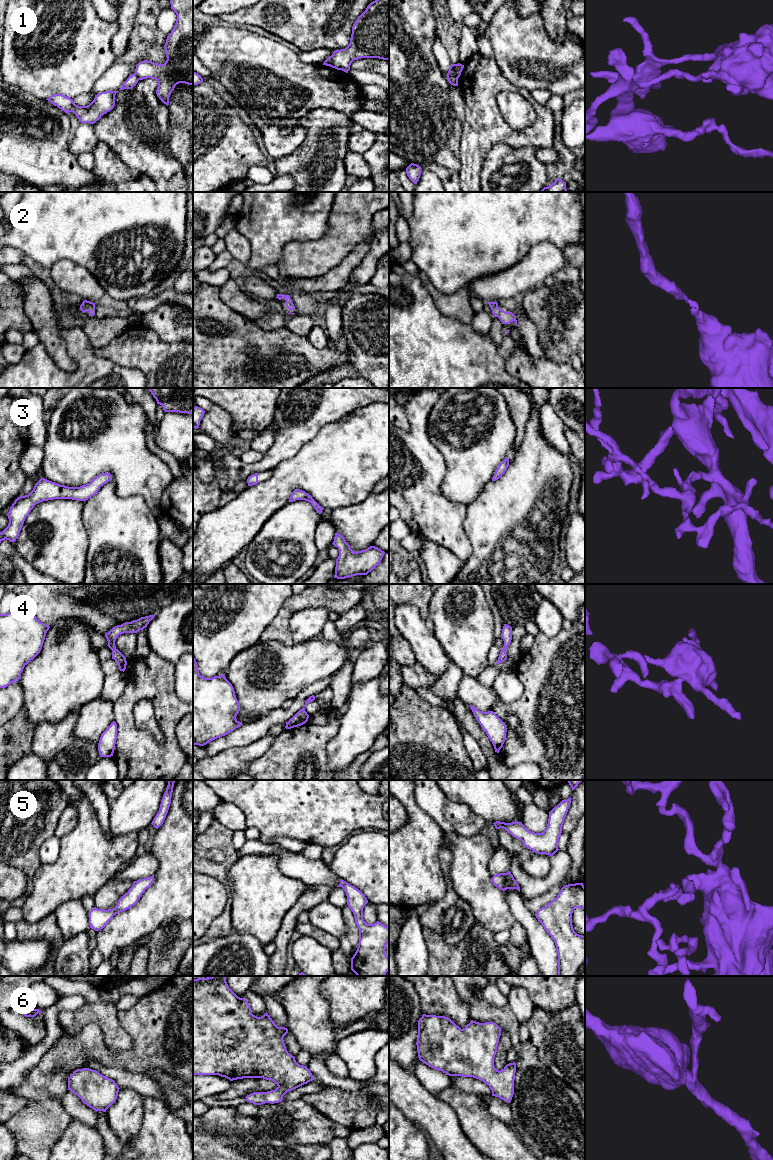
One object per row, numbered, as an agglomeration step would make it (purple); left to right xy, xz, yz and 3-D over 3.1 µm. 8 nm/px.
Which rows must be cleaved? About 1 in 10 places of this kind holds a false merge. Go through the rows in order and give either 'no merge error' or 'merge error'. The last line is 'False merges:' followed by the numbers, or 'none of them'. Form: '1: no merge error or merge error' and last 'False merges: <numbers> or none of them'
1: merge error
2: no merge error
3: no merge error
4: no merge error
5: no merge error
6: no merge error
False merges: 1

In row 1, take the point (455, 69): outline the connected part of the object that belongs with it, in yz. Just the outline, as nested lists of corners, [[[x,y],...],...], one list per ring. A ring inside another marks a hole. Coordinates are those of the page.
[[[458,63],[458,64],[451,64],[449,71],[447,73],[446,76],[456,76],[456,77],[460,77],[461,72],[464,68],[464,65]]]

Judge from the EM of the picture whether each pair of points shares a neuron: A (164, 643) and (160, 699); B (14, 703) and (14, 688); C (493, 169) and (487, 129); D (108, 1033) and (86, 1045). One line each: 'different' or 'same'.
A: different
B: same
C: different
D: different

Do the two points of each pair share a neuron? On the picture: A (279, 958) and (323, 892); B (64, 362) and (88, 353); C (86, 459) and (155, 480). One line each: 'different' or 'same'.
A: same
B: different
C: same

